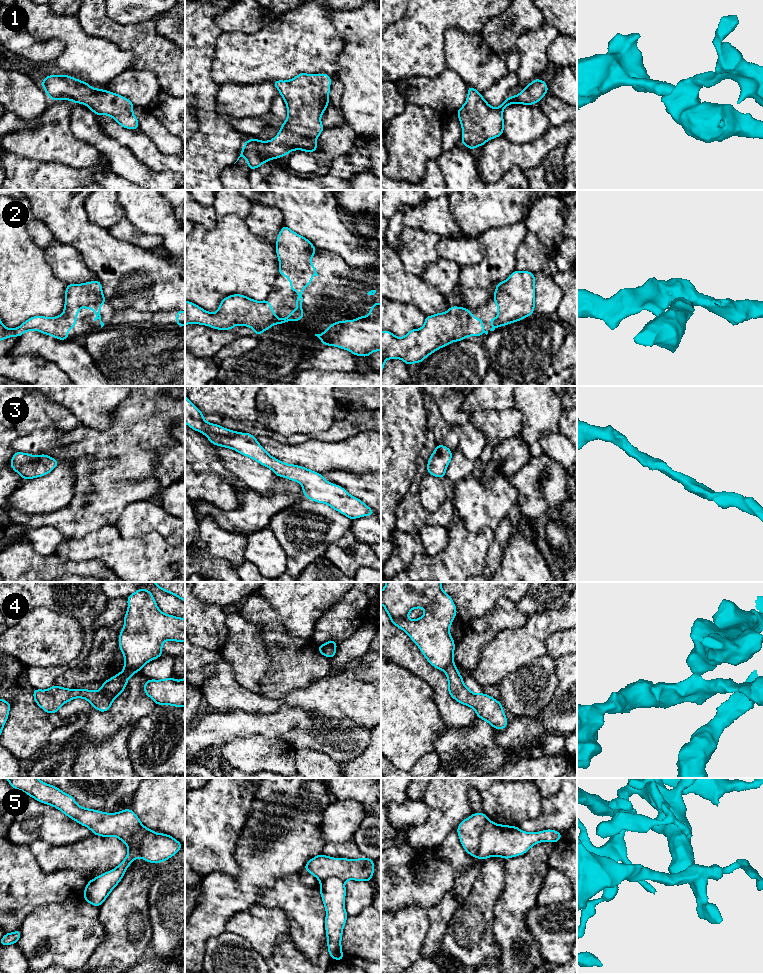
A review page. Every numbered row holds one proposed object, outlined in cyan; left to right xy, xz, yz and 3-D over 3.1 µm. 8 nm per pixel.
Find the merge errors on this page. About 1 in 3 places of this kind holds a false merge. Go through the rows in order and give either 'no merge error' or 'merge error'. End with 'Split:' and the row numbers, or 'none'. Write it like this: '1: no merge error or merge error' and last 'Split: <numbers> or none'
1: no merge error
2: no merge error
3: no merge error
4: merge error
5: merge error
Split: 4, 5

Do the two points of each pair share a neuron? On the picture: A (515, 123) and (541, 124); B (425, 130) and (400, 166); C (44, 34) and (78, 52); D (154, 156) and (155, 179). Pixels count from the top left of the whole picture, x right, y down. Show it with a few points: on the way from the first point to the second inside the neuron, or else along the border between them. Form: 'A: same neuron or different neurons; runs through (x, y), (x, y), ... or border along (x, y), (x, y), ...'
A: same neuron; runs through (521, 123), (528, 123), (531, 126), (535, 124)
B: same neuron; runs through (416, 139), (409, 146), (407, 157)
C: same neuron; runs through (53, 34), (61, 34), (70, 43)
D: different neurons; border along (135, 157), (153, 170), (174, 172)

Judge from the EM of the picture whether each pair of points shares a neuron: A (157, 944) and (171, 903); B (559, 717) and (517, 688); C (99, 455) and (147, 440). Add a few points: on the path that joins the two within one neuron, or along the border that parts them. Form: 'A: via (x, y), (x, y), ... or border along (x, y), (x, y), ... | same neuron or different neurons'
A: via (167, 934), (171, 928), (171, 913) | same neuron
B: border along (557, 687), (552, 699), (536, 717), (522, 716) | different neurons
C: via (111, 455), (121, 455), (135, 441) | same neuron

